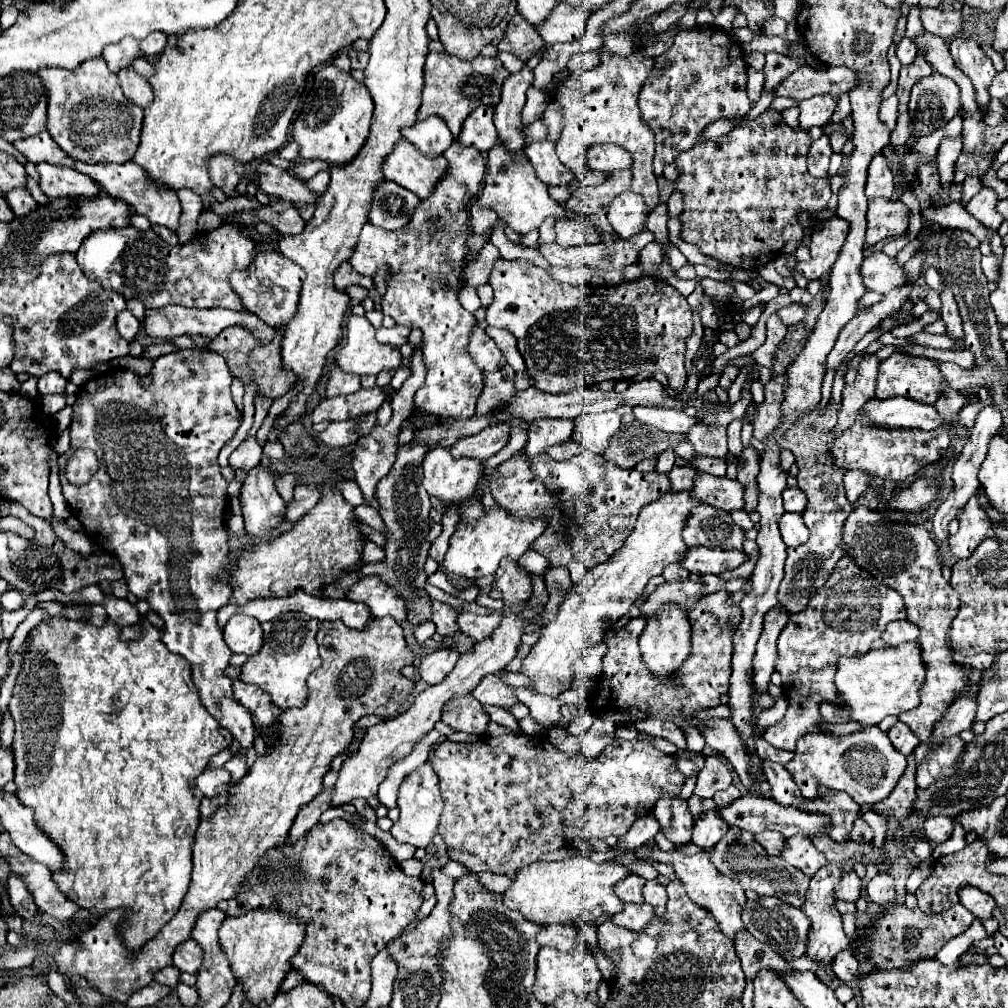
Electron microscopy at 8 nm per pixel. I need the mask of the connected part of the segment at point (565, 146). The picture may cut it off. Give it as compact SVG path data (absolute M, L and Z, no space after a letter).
M600 50L600 64L594 70L570 72L568 80L552 92L552 100L558 104L564 116L564 128L556 142L556 154L560 162L574 174L582 176L588 166L586 152L596 144L616 144L628 150L634 158L632 164L632 192L640 194L652 212L658 204L658 184L652 168L654 136L644 124L638 108L638 94L654 68L652 56L630 54L618 56Z

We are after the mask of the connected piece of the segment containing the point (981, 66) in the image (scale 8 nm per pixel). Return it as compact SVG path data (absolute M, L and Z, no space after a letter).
M954 38L948 44L950 44L950 54L952 54L956 66L972 80L972 84L976 88L976 98L978 98L980 106L986 108L988 100L990 100L988 86L990 86L992 78L996 76L992 60L982 52L982 48L974 40Z

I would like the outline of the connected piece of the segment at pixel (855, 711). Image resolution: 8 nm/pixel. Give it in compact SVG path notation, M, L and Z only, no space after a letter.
M916 642L872 648L864 656L838 660L836 686L840 694L842 708L850 710L850 722L860 722L862 726L878 726L884 716L898 716L900 712L916 708L920 696L920 684L924 682L924 664L920 660L920 650Z

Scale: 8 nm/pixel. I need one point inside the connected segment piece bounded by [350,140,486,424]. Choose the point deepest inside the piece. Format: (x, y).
(424, 261)

